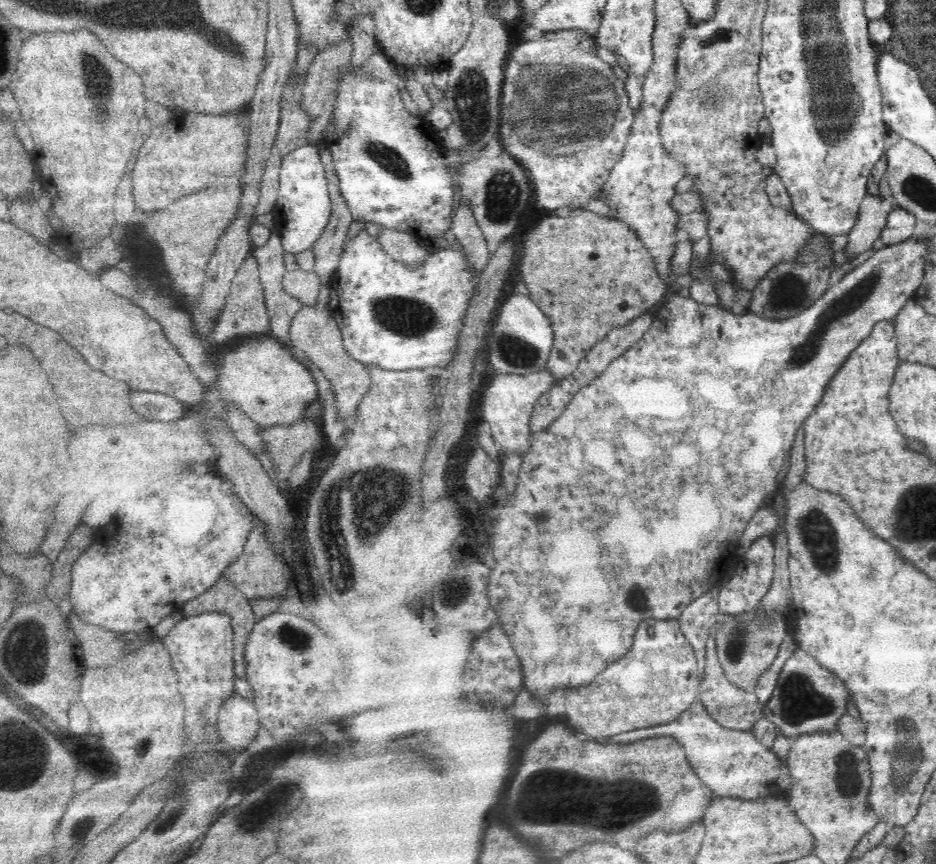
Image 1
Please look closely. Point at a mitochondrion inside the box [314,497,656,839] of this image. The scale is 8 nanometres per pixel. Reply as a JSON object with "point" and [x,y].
{"point":[550,788]}

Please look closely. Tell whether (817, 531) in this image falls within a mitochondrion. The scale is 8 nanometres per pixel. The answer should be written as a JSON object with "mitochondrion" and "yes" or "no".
{"mitochondrion":"yes"}

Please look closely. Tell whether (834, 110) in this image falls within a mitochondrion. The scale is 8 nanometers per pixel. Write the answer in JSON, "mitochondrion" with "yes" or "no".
{"mitochondrion":"yes"}

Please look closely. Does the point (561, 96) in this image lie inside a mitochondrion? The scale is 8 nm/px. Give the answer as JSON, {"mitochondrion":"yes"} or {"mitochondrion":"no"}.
{"mitochondrion":"yes"}

